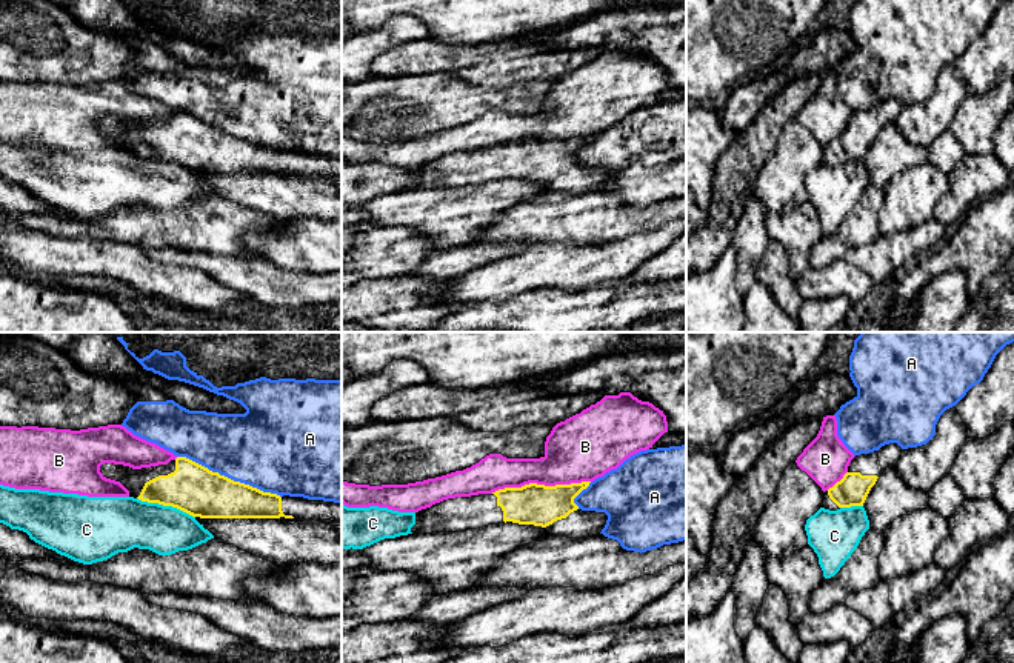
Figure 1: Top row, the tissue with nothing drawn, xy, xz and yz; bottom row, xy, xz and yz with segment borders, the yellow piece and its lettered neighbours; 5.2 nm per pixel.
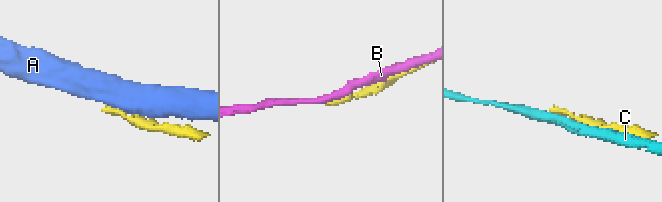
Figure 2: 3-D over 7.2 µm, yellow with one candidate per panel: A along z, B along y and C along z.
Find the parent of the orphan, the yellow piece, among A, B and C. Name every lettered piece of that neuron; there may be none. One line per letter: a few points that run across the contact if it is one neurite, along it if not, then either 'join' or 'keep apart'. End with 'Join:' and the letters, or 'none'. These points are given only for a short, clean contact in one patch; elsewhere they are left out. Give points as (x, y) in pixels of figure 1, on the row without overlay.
A: keep apart
B: keep apart
C: keep apart
Join: none

